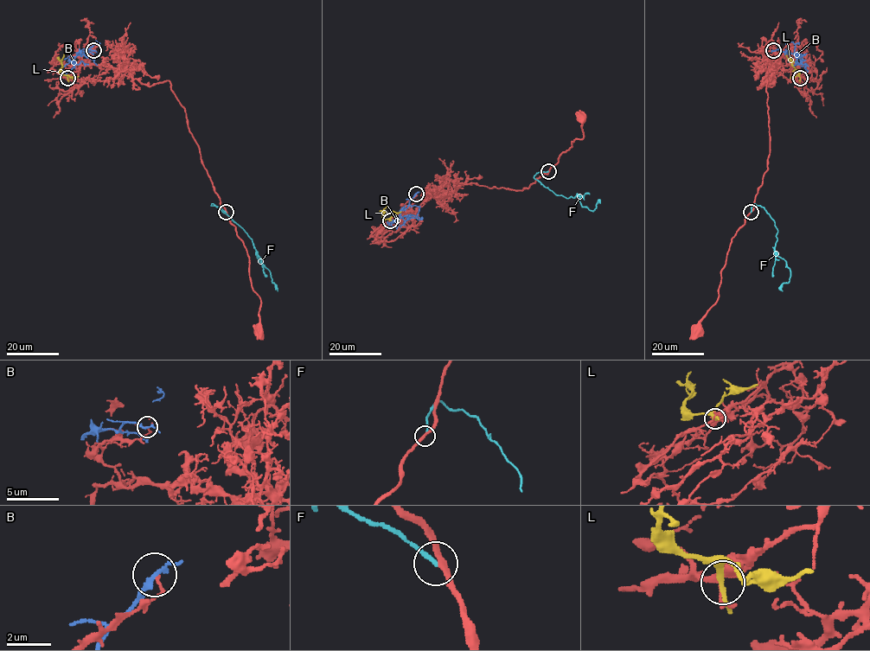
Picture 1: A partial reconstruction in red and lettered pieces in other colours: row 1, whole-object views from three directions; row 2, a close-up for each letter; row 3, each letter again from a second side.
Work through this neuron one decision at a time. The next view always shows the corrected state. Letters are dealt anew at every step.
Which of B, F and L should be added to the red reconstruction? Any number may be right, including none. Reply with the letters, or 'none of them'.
none of them

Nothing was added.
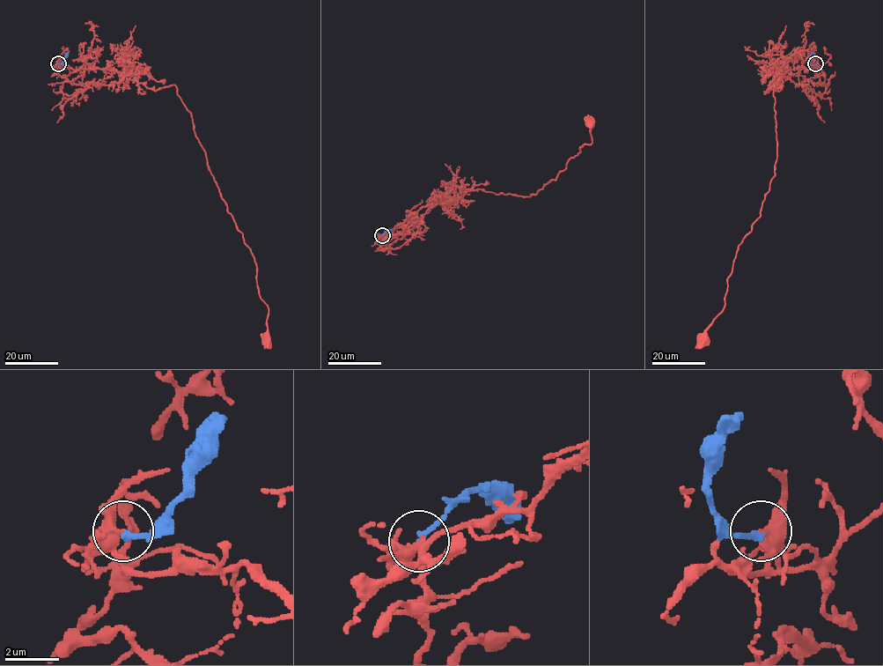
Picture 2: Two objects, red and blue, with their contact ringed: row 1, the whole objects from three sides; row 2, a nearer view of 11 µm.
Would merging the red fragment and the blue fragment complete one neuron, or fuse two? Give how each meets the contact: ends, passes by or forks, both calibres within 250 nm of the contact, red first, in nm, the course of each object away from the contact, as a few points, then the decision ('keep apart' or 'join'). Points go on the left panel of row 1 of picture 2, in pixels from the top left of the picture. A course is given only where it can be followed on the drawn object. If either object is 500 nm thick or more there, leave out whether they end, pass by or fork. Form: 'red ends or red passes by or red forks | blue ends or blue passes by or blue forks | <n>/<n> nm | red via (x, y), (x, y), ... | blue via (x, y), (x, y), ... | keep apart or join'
red forks | blue ends | 320/190 nm | red via (58, 63), (128, 71), (155, 91), (176, 86), (256, 266), (259, 293), (268, 309), (266, 338) | blue via (58, 63), (68, 52) | keep apart

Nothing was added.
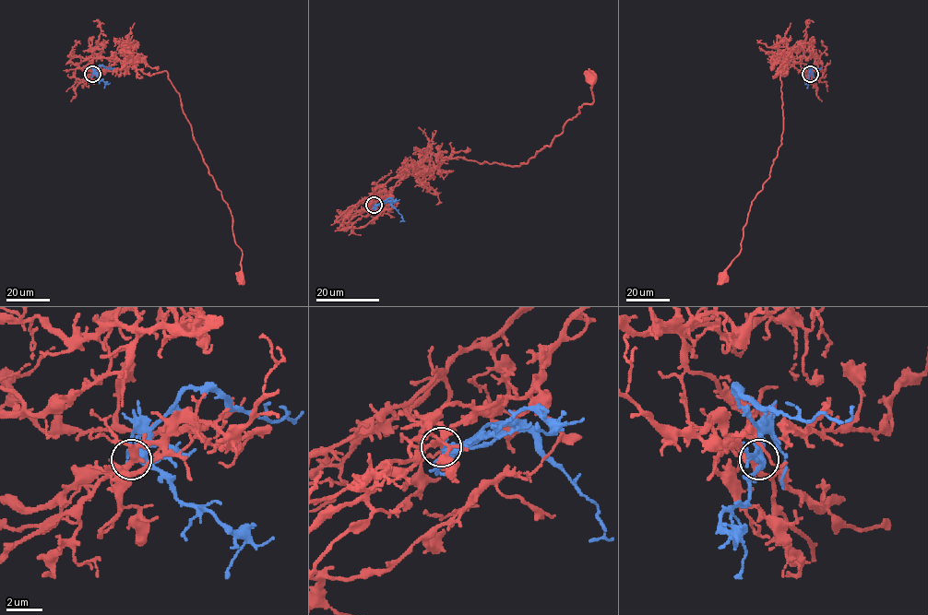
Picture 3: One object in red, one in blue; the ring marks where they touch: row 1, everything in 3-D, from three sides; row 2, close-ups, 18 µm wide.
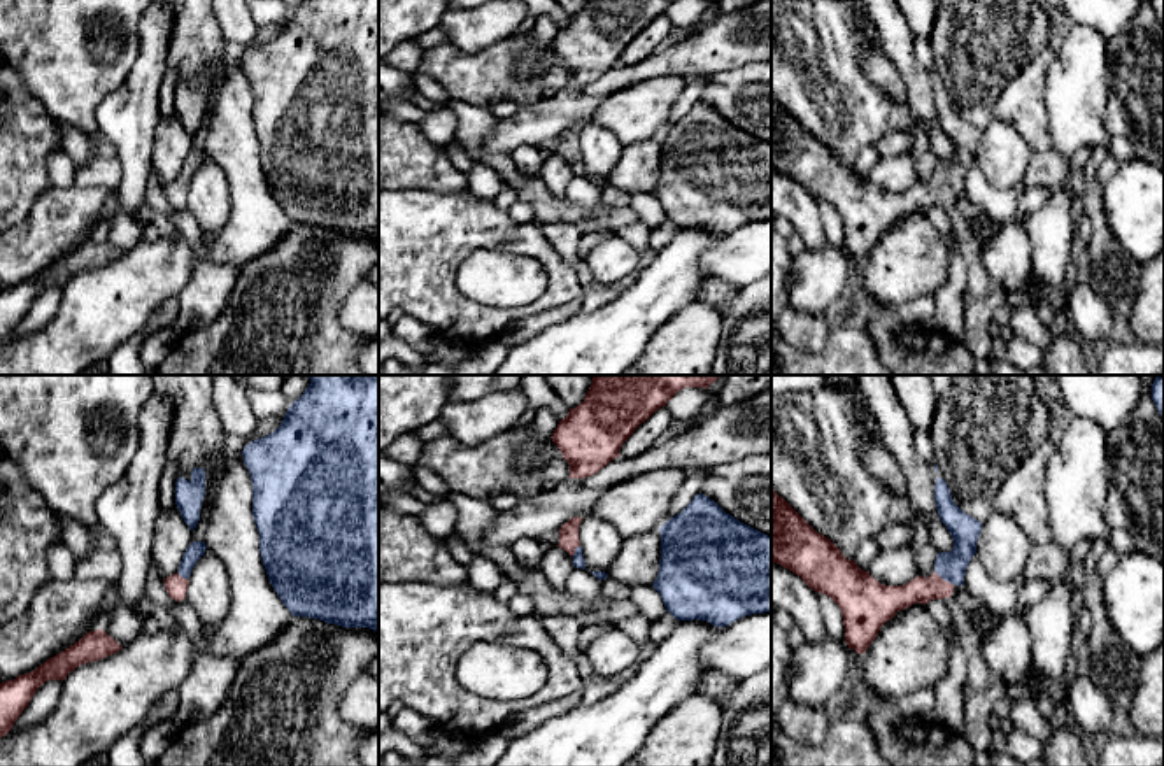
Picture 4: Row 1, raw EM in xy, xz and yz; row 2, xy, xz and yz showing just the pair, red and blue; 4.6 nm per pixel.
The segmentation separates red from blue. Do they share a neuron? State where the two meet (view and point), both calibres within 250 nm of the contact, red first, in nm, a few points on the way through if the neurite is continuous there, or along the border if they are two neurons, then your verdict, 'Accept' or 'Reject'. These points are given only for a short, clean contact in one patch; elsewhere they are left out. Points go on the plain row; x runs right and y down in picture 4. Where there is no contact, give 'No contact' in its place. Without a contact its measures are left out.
Touches red at yz (945, 188). Thickness 120 nm (red) against 140 nm. Path across: yz (921, 197), (935, 195), (945, 188), (965, 156), (965, 137). Accept

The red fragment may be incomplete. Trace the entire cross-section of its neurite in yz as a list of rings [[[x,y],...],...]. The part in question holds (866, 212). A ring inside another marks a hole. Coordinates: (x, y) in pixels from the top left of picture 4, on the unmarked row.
[[[936,86],[934,109],[941,130],[954,145],[950,160],[940,160],[931,184],[905,193],[884,193],[824,142],[817,140],[771,95],[771,168],[796,181],[810,196],[829,203],[841,217],[848,256],[864,261],[880,235],[915,210],[950,205],[964,191],[976,161],[982,130],[964,121],[943,86]]]

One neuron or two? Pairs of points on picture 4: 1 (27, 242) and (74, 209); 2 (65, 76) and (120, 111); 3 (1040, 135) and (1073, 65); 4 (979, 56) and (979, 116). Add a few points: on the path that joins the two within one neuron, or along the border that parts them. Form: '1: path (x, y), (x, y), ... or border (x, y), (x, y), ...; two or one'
1: path (39, 241), (62, 219); one
2: border (130, 70), (127, 79), (97, 107), (97, 128); two
3: border (1043, 79), (1043, 107), (1052, 148); two
4: path (979, 70), (979, 102); one

